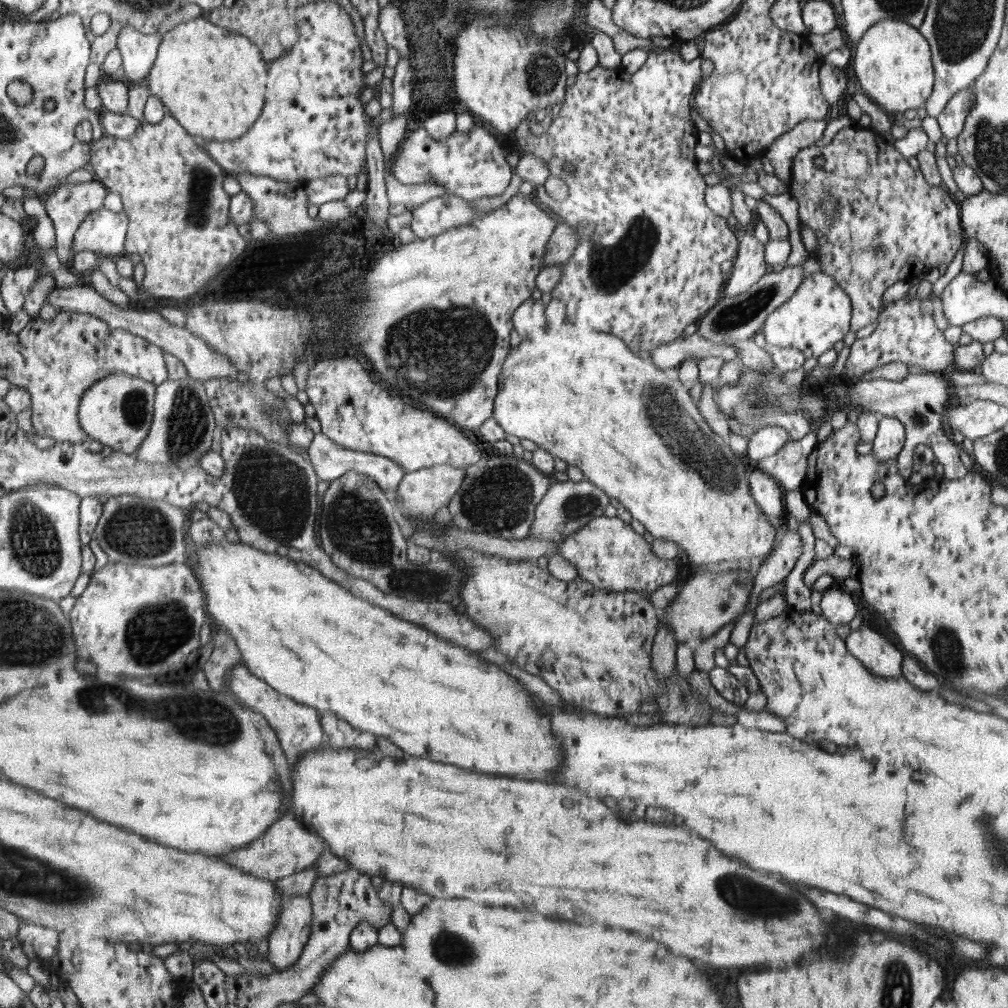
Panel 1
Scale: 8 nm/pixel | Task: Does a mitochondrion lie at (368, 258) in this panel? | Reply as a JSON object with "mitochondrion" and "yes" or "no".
{"mitochondrion":"no"}

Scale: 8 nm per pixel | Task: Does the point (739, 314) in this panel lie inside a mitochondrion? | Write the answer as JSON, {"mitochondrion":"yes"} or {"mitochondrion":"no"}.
{"mitochondrion":"yes"}

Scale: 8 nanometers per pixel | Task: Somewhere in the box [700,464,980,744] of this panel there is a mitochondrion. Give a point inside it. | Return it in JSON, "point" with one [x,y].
{"point":[947,651]}

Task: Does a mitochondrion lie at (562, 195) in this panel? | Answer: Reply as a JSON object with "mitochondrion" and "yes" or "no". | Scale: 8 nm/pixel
{"mitochondrion":"no"}

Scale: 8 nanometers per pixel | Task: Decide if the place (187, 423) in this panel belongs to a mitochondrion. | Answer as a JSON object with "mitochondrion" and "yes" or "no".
{"mitochondrion":"yes"}

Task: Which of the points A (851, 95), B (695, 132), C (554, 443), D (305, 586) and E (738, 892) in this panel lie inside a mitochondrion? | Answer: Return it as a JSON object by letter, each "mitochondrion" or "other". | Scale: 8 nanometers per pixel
{"A":"other","B":"other","C":"other","D":"other","E":"mitochondrion"}

